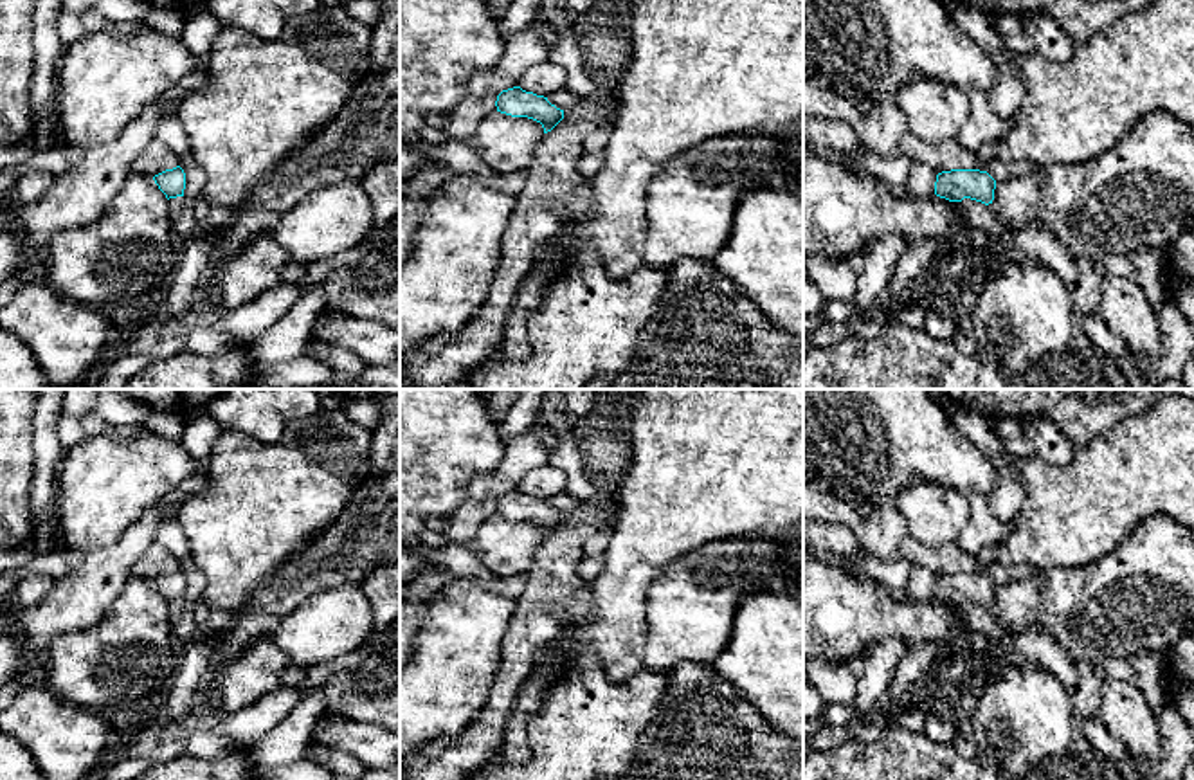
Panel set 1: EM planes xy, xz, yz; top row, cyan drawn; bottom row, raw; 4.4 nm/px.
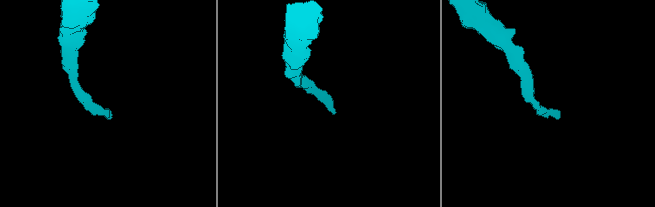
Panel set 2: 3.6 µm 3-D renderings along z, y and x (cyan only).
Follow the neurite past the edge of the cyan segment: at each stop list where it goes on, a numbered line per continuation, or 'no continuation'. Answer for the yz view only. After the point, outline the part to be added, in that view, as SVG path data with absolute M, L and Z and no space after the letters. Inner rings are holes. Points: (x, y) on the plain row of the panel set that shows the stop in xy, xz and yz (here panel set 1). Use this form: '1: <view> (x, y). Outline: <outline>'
1: yz (1083, 681). Outline: M963 602L962 616L974 632L981 632L1001 648L1010 663L1034 663L1061 679L1072 697L1079 724L1100 710L1102 674L1097 667L1073 661L1046 627L1007 632L981 605Z

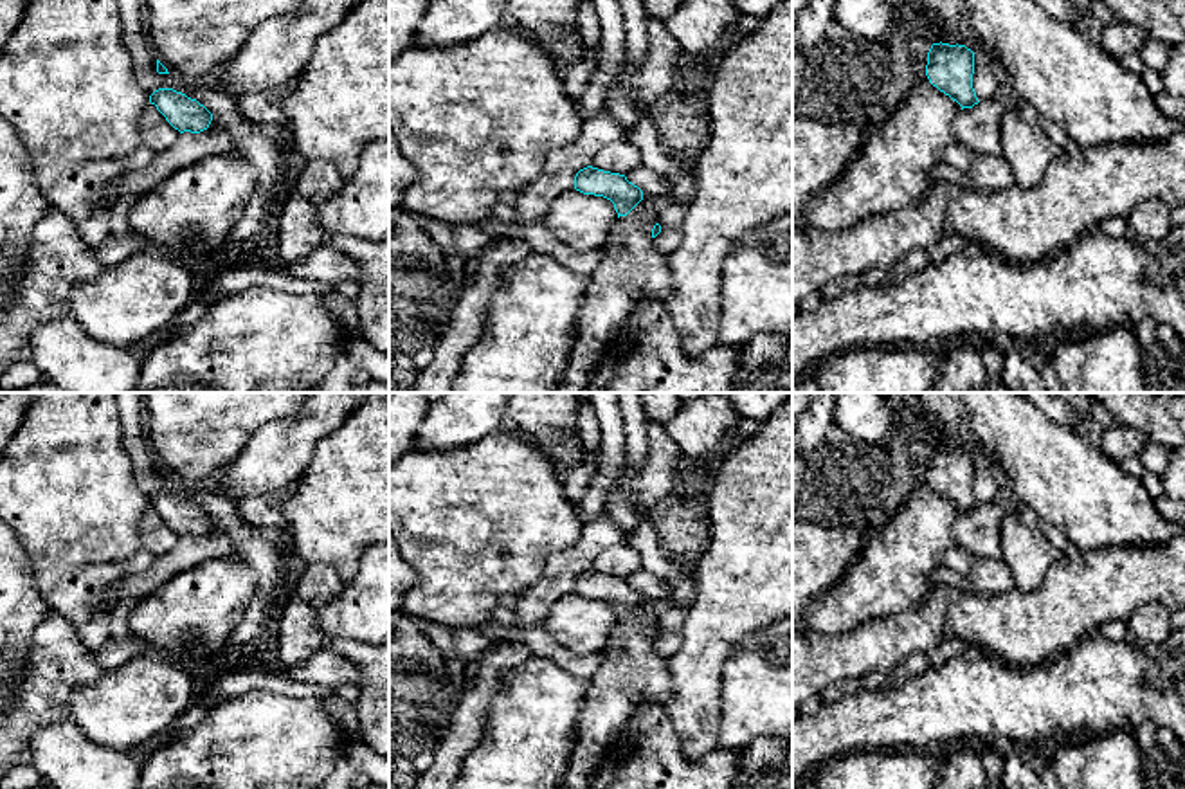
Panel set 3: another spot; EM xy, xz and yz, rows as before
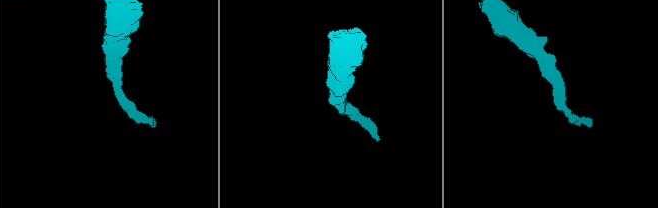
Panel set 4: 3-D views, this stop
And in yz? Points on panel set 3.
no continuation

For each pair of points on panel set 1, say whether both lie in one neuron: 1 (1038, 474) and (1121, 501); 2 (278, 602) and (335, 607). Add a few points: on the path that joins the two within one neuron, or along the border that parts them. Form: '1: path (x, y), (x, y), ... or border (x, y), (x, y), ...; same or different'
1: path (1058, 494), (1065, 501), (1101, 501); same
2: border (337, 586), (308, 595), (281, 618), (272, 636); different

